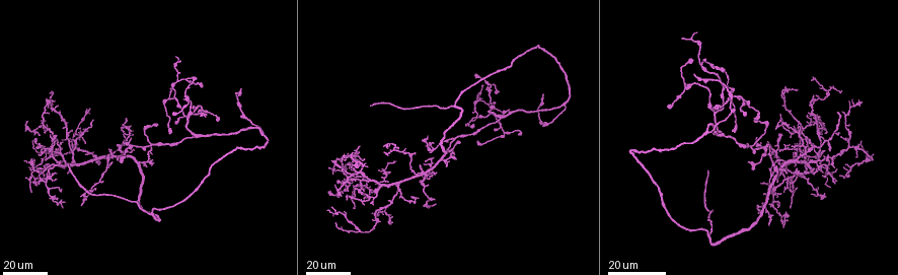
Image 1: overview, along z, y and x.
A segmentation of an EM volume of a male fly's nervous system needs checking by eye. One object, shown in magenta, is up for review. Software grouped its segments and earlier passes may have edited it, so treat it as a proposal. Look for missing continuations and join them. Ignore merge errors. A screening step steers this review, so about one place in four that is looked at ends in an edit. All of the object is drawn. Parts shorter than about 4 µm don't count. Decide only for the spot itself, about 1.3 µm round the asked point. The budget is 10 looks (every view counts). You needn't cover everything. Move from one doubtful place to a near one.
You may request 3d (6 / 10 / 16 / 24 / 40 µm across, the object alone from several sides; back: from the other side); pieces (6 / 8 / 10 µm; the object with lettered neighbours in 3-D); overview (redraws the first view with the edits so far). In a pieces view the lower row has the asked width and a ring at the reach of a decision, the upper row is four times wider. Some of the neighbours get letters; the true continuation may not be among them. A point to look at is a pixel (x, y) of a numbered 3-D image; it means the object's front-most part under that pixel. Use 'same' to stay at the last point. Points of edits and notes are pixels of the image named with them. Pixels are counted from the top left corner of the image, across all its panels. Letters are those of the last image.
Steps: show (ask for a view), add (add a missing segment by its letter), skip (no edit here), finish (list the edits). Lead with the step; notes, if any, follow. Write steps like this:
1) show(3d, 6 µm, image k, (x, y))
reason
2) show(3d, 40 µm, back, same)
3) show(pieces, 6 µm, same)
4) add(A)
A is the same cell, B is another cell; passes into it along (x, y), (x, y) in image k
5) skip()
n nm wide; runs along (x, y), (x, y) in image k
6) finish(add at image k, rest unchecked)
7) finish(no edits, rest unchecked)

show(3d, 40 µm, image 1, (369, 204))
thin end

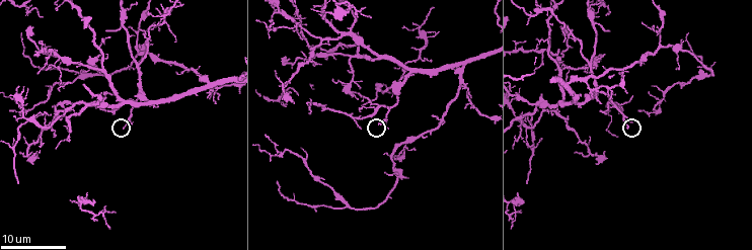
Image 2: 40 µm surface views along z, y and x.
show(pieces, 8 µm, image 2, (379, 125))

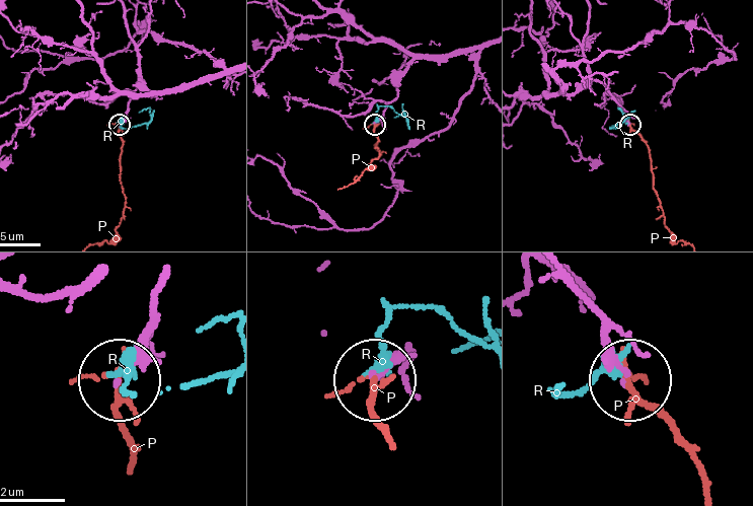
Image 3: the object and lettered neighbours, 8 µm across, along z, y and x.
skip()
140 nm wide; P and R are other cells; runs along (560, 276), (628, 371) in image 3; no lettered segment goes on from it

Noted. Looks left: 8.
show(3d, 40 µm, image 1, (126, 117))
branch stops here

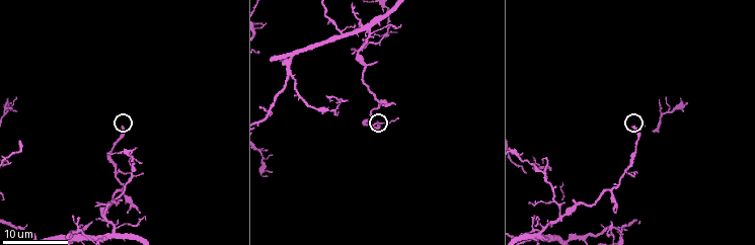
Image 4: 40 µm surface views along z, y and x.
show(pieces, 10 µm, image 4, (632, 127))

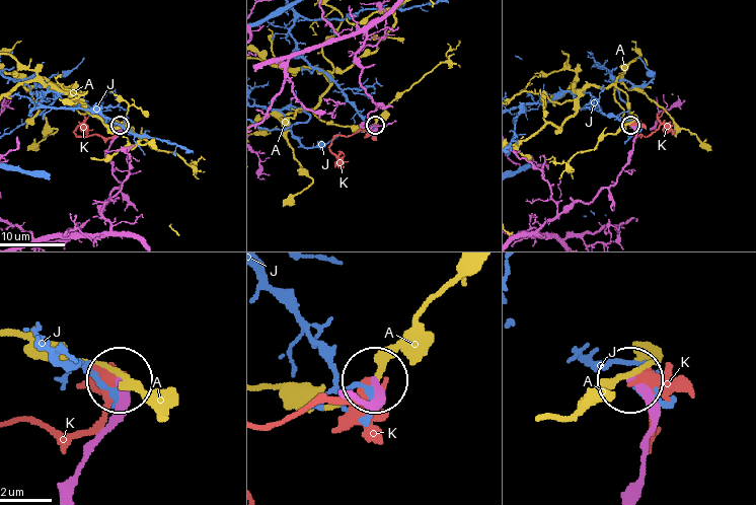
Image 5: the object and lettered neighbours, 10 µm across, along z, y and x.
skip()
340 nm wide; A, J and K are other cells; runs along (580, 202), (590, 202), (617, 179), (636, 133), (630, 124) in image 5; no lettered segment goes on from it

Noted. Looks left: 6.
show(3d, 16 µm, image 2, (89, 17))
an open end

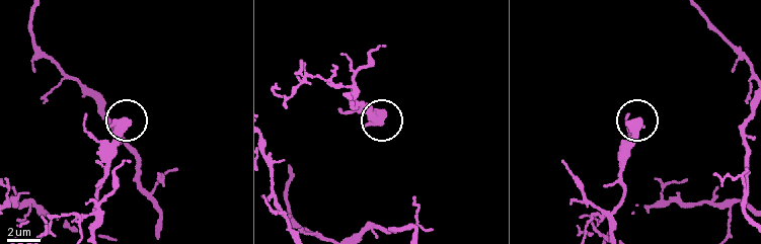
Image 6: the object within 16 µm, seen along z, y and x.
show(pieces, 8 µm, image 6, (125, 119))

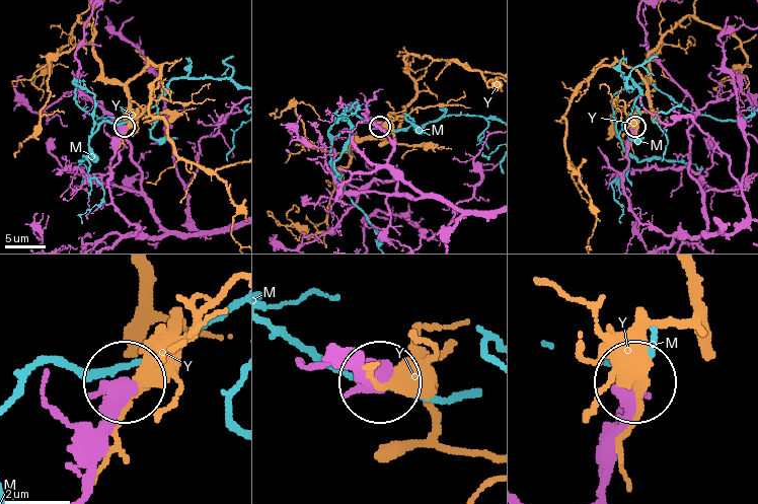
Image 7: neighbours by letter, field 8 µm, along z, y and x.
skip()
530 nm wide; M and Y are other cells; runs along (81, 485), (83, 436), (119, 381) in image 7; none of them fits

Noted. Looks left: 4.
show(3d, 24 µm, image 2, (273, 22))
tapers out

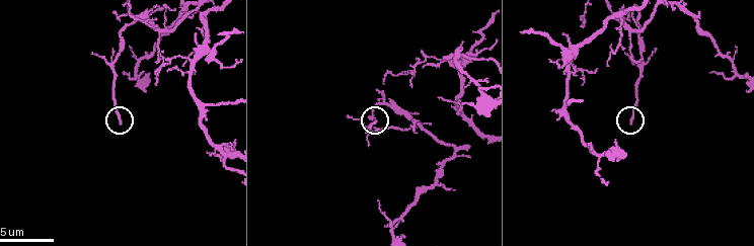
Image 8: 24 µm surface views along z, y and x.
show(pieces, 10 µm, image 8, (119, 120))

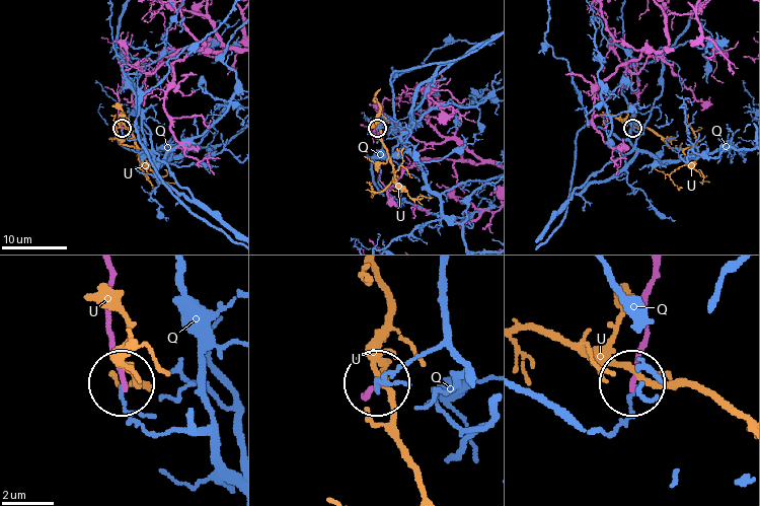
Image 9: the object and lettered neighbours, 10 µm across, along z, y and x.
skip()
Q and U are other cells; runs along (655, 272), (649, 338), (630, 381) in image 9; no lettered segment goes on from it

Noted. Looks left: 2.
show(3d, 40 µm, image 1, (370, 105))
long arm stops here

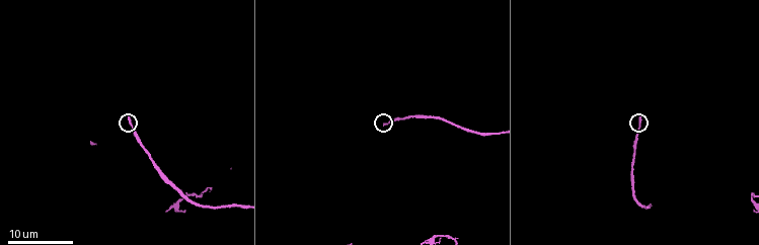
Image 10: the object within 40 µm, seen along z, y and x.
show(pieces, 10 µm, image 10, (127, 113))
see the neighbours

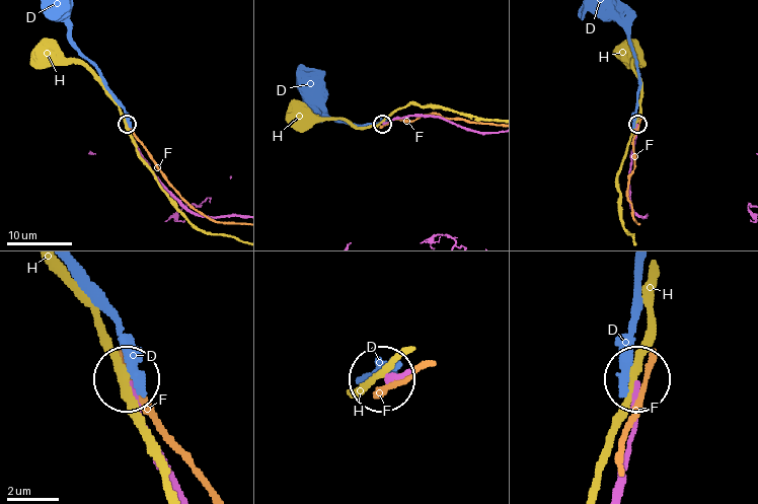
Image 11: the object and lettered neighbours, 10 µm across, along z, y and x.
skip()
220 nm wide; D, F and H are other cells; runs along (617, 490), (637, 381) in image 11; none of them fits

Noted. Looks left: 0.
finish(no edits, rest unchecked)

